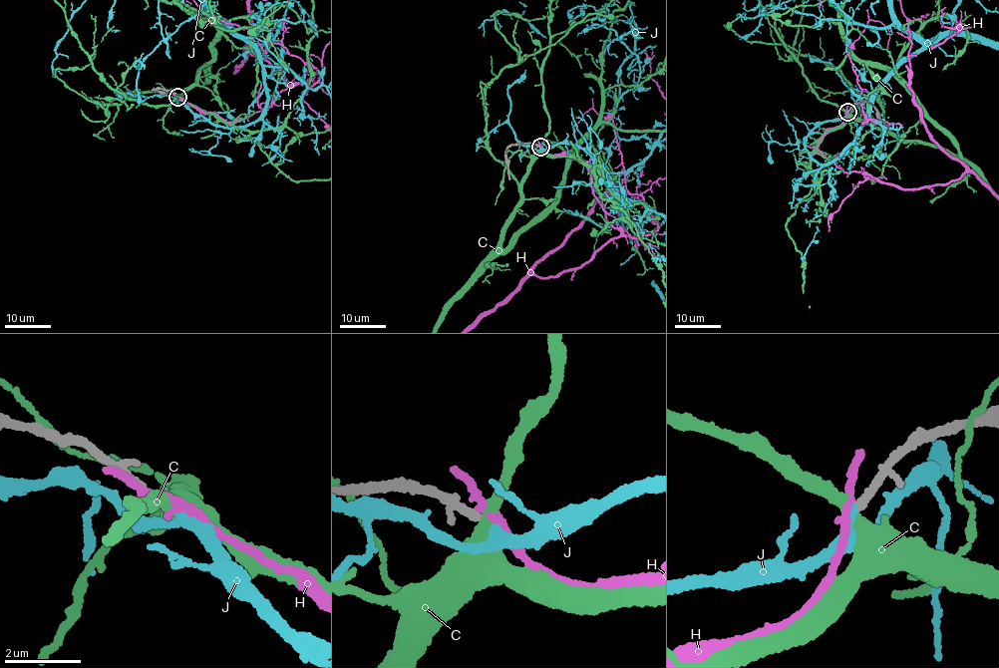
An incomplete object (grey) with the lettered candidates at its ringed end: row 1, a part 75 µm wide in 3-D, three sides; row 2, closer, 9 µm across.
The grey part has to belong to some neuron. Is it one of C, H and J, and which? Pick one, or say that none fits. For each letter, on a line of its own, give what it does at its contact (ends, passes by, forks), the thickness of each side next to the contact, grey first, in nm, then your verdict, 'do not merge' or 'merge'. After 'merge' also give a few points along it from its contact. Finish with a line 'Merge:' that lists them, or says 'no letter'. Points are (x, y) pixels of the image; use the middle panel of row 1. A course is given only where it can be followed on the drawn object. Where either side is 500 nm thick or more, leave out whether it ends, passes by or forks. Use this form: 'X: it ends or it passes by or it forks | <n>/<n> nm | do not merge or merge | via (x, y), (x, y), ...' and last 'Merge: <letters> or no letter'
C: it passes by | 200/400 nm | do not merge
H: it passes by | 220/200 nm | do not merge
J: it passes by | 200/200 nm | merge
Merge: J

